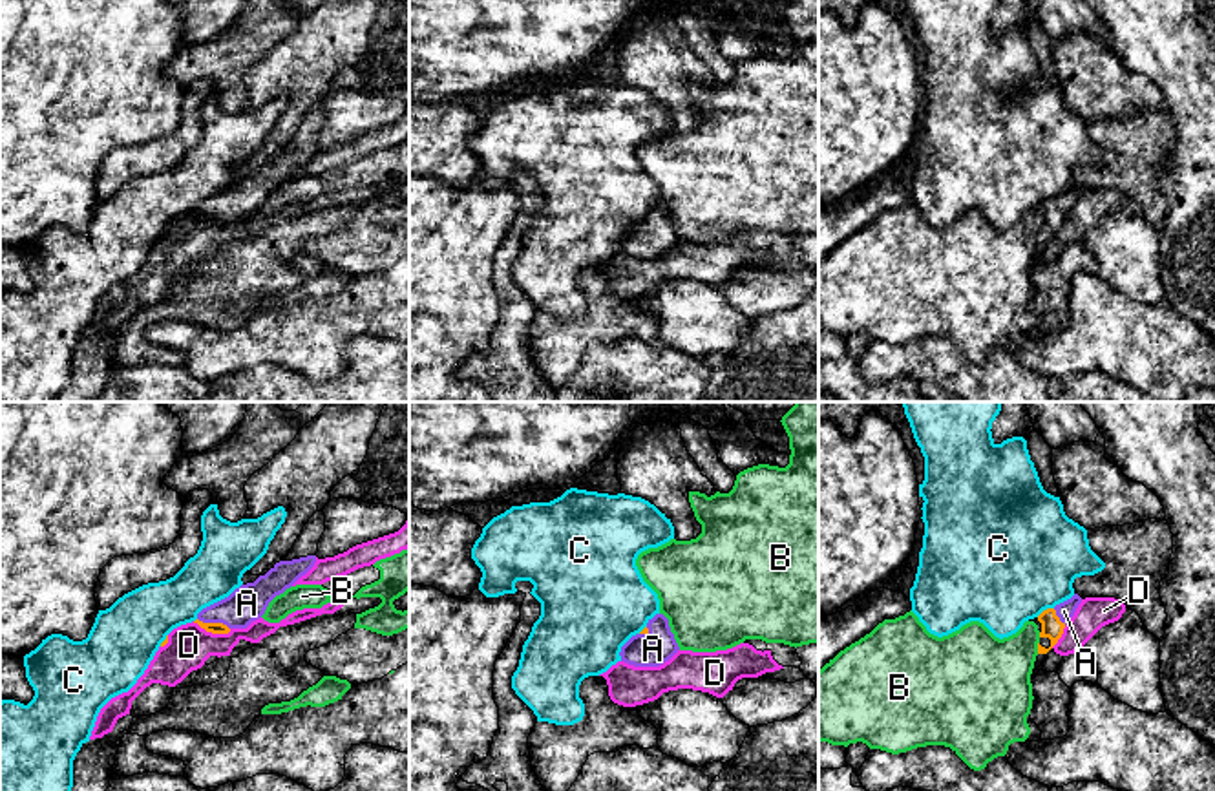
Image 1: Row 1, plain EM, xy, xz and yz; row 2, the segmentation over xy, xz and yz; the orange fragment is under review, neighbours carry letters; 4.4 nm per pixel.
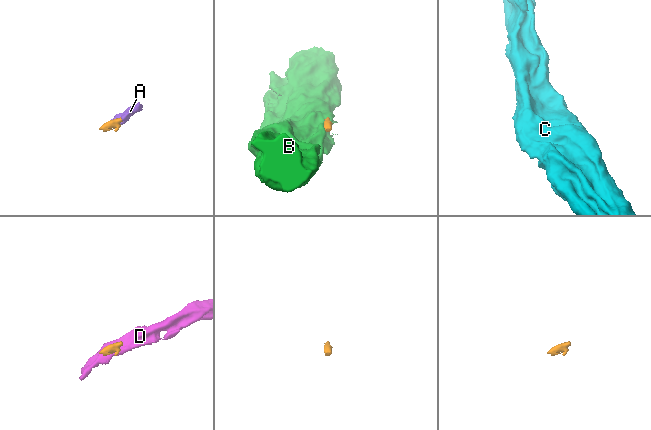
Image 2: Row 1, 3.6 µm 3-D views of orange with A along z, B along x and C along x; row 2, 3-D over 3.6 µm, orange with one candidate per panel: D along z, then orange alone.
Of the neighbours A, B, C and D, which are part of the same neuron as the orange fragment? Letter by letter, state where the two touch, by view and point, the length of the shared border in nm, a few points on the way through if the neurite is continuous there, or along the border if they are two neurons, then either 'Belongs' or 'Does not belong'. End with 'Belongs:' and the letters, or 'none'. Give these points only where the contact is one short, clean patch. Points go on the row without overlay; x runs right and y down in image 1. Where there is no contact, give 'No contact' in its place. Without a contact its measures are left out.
A: Touches orange at xy (214, 214). Shared border 150 nm. Path across: xy (211, 218), (214, 214), (247, 194). Belongs
B: Touches orange at yz (1038, 238). Shared border 60 nm. Boundary: yz (1038, 232), (1036, 243). Does not belong
C: Touches orange at yz (1044, 201). Shared border 90 nm. Boundary: yz (1053, 198), (1036, 207). Does not belong
D: Touches orange at xy (212, 223). Shared border 180 nm. Boundary: xy (192, 212), (212, 223), (231, 221). Does not belong
Belongs: A

